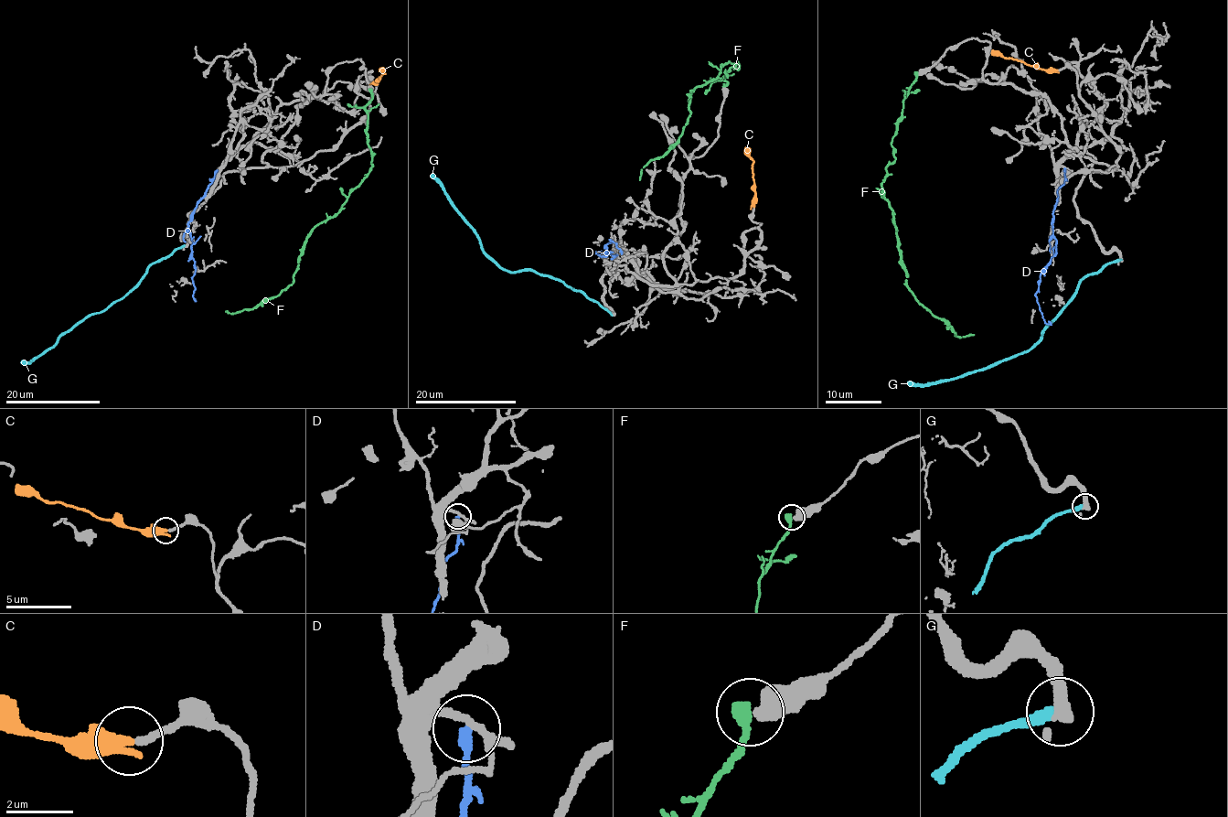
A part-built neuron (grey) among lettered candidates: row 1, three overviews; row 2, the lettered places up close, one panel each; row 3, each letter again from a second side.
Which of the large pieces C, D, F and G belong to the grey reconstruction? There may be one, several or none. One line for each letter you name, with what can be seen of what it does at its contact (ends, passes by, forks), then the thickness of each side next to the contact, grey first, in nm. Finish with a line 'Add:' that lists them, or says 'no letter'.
C: it ends there; 200 nm thick on the grey side, 500 nm on the other
Add: C

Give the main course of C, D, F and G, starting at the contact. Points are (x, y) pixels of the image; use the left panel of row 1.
C: (374, 81), (378, 82), (384, 73), (382, 68)
D: (218, 170), (188, 223), (193, 244), (195, 274), (192, 278), (195, 300)
F: (369, 90), (367, 176), (340, 209), (313, 229), (292, 283), (251, 309), (225, 311)
G: (185, 246), (152, 263), (122, 297), (88, 315), (44, 353), (31, 361), (23, 360)

